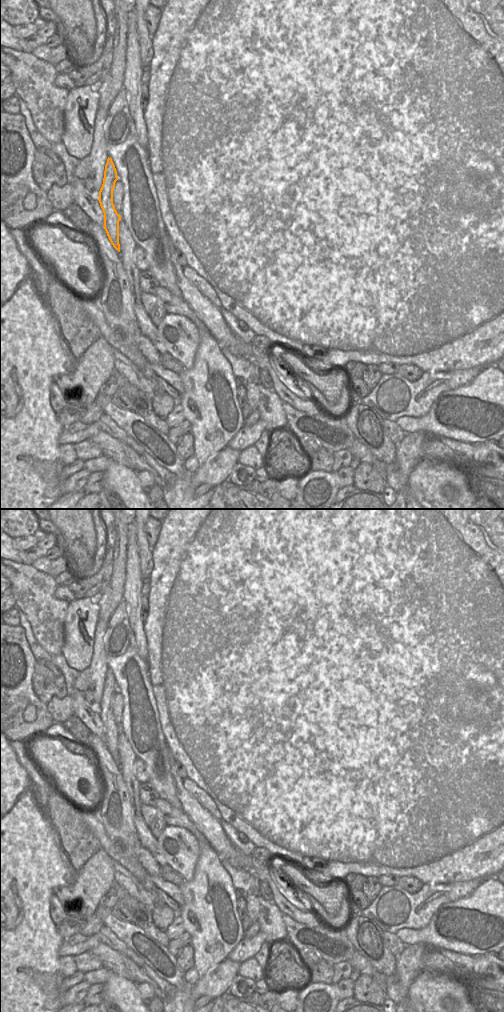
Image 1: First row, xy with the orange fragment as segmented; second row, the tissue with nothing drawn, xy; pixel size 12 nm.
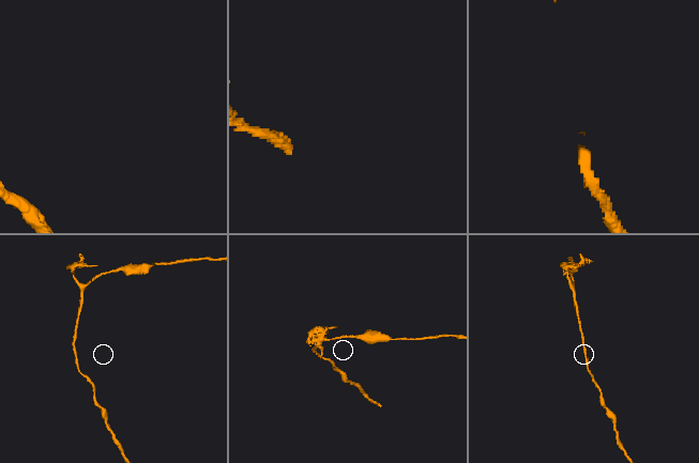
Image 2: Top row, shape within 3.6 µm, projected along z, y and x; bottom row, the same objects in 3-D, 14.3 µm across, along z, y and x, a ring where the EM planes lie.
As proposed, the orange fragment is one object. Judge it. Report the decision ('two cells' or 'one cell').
two cells

